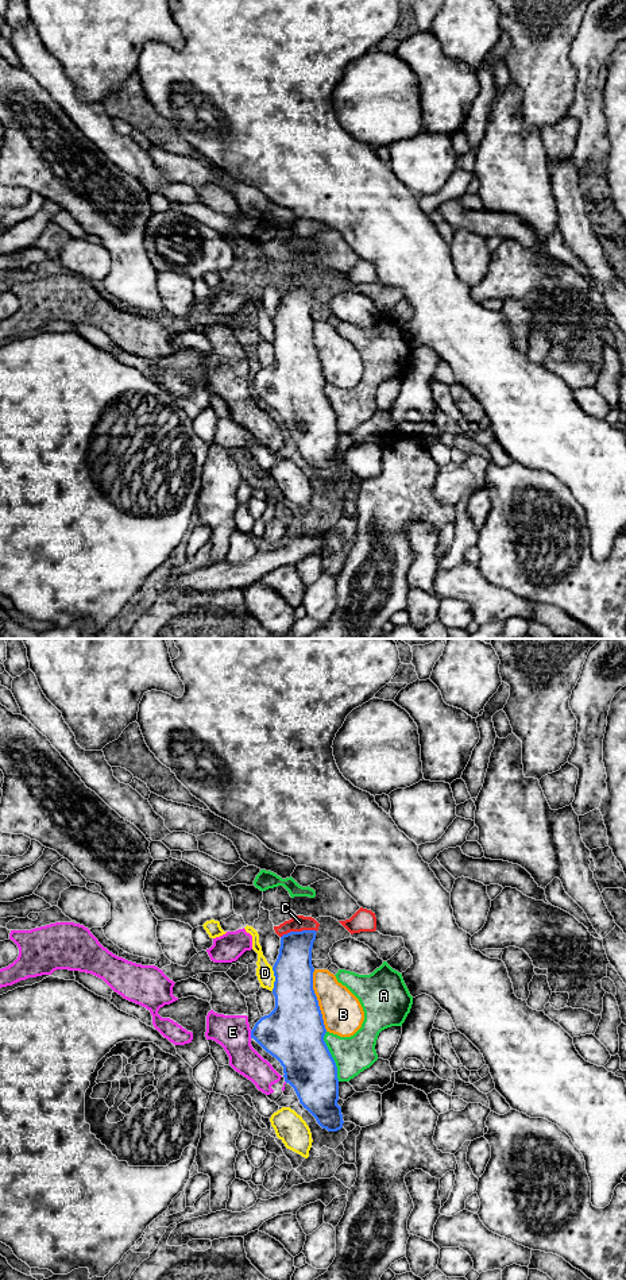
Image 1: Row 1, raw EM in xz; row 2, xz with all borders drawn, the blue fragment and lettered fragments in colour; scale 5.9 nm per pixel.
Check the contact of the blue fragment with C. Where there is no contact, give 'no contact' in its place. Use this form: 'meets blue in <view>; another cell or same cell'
meets blue in xz; another cell

